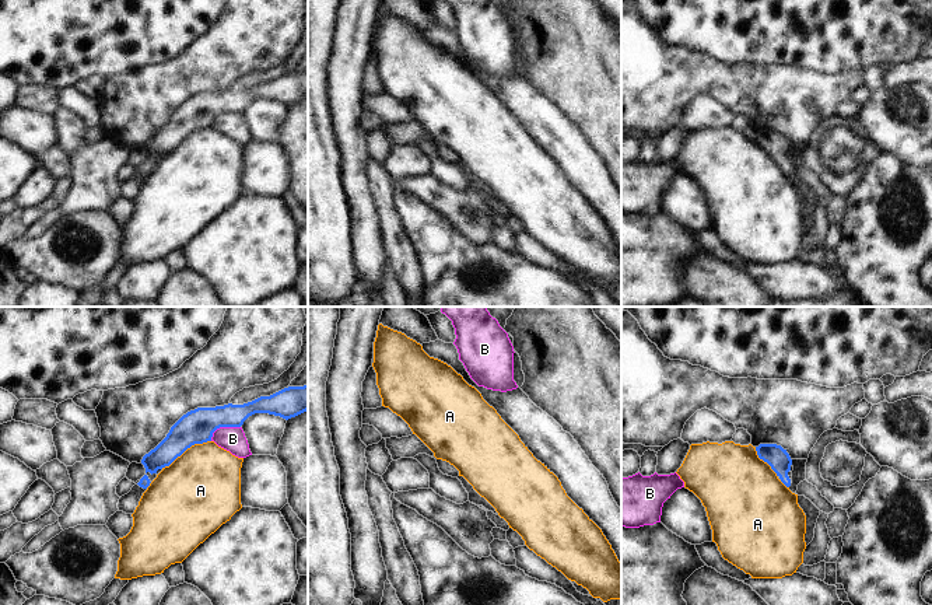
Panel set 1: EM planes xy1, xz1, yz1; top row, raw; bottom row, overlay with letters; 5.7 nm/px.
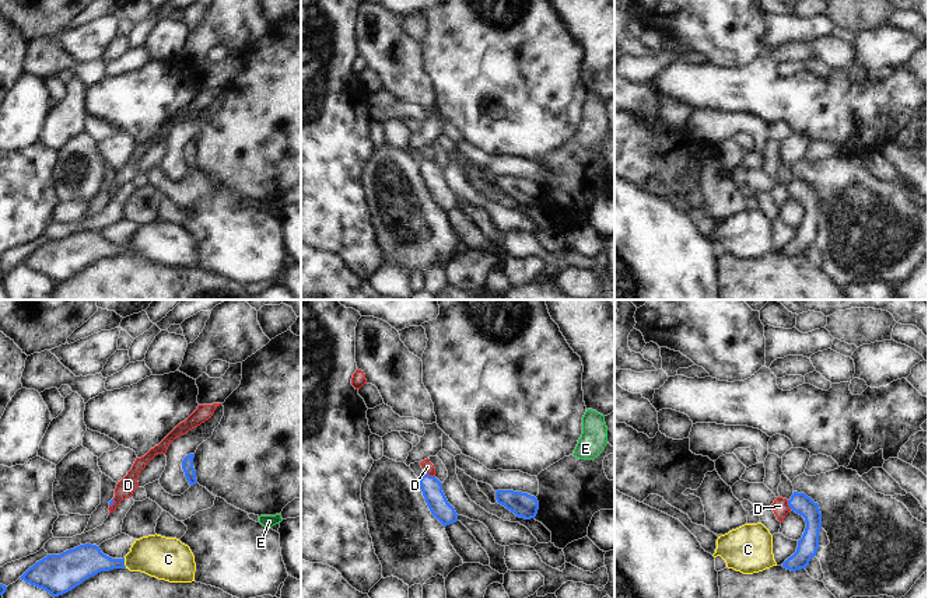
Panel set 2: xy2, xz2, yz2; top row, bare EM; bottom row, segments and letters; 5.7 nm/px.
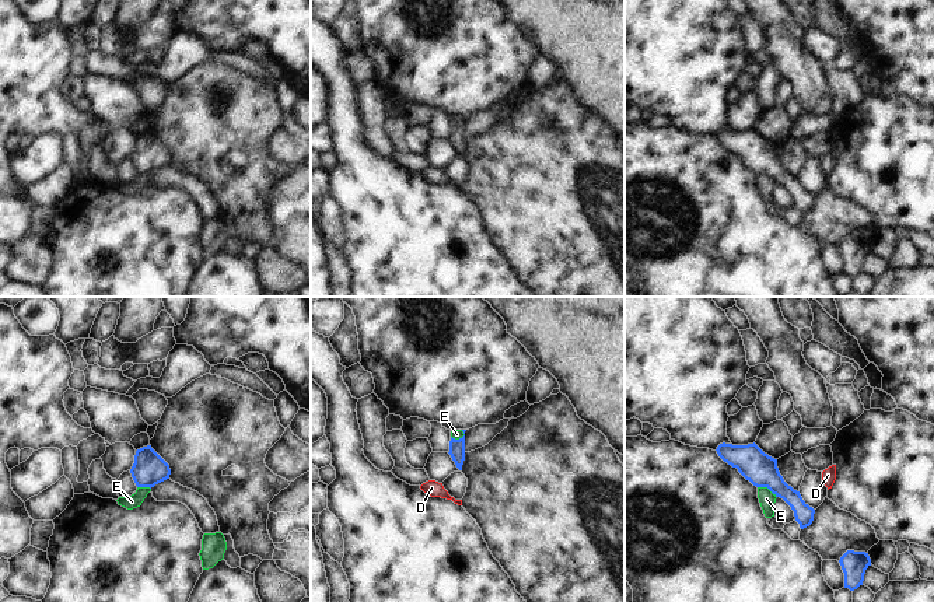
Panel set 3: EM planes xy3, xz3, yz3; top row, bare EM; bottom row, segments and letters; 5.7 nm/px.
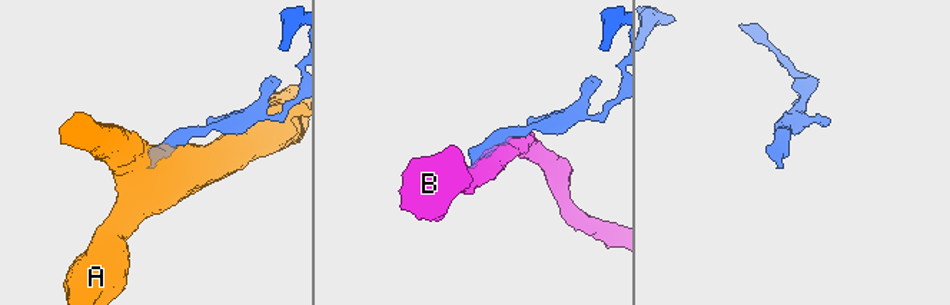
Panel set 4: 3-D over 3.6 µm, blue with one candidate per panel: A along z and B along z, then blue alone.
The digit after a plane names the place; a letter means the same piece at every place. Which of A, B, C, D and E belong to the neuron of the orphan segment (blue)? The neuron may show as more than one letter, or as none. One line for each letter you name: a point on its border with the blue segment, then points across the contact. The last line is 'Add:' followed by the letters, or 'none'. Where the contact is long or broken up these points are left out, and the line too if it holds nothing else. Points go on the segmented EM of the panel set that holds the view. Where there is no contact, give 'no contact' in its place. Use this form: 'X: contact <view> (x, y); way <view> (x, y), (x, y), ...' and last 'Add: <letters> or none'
Add: none

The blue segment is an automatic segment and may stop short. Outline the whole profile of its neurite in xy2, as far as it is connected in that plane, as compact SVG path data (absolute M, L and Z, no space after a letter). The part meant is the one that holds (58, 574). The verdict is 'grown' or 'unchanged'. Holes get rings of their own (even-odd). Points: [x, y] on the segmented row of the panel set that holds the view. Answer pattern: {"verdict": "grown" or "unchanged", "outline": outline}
{"verdict": "unchanged", "outline": "M85 543L60 555L48 555L20 578L59 597L101 571L125 567L125 557L112 559L104 555L99 546Z"}

